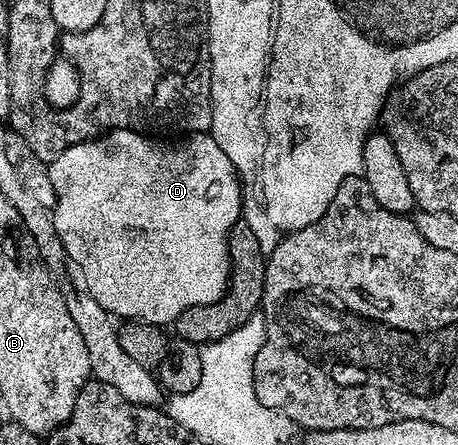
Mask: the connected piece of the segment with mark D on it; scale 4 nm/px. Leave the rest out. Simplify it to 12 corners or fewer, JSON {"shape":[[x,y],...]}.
{"shape":[[116,128],[48,165],[95,302],[169,326],[229,287],[212,134]]}

